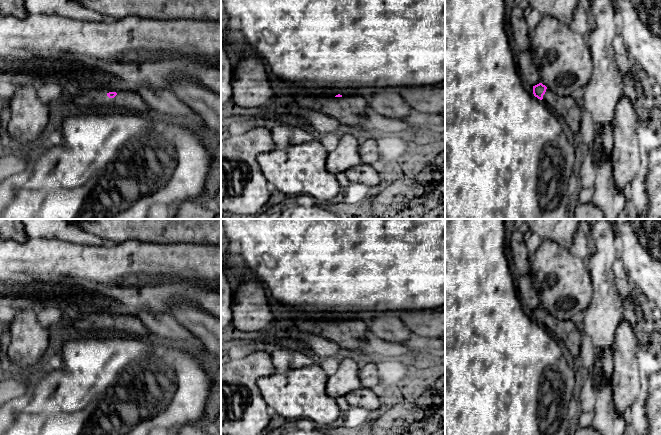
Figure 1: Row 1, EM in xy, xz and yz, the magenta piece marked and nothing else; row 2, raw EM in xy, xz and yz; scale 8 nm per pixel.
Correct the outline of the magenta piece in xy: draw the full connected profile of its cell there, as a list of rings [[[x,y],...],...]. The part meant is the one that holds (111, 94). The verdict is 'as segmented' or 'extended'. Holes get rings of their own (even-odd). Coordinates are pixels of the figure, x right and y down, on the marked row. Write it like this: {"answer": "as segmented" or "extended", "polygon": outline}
{"answer": "extended", "polygon": [[[109,92],[107,93],[109,97],[106,104],[110,107],[122,107],[129,109],[137,114],[146,113],[150,108],[146,105],[144,100],[138,93],[134,92]]]}

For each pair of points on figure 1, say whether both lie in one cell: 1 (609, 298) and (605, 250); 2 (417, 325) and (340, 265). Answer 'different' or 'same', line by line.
1: same
2: different

